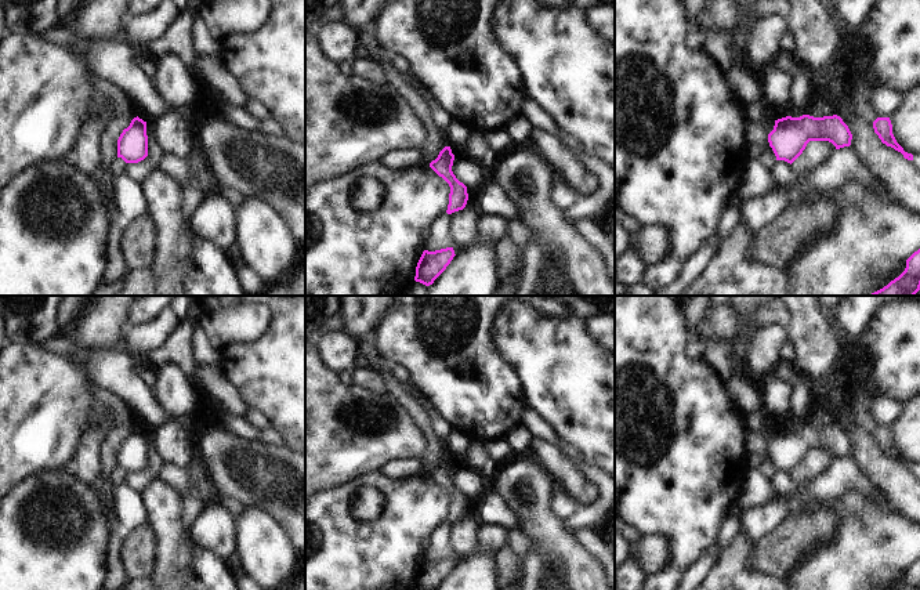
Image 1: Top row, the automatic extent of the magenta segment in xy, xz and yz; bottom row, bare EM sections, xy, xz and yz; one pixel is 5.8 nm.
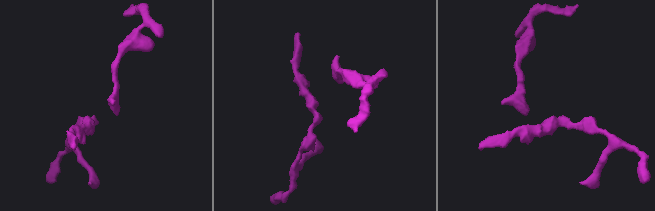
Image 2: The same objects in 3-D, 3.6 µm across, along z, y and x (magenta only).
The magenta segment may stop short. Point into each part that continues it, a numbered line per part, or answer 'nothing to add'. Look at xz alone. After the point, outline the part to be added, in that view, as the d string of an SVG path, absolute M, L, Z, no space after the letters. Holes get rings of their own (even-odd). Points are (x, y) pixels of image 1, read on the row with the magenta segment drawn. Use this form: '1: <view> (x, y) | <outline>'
nothing to add

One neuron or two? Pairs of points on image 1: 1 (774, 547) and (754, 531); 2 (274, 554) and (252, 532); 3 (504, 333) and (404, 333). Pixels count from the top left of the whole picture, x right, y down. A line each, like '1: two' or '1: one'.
1: two
2: one
3: two

